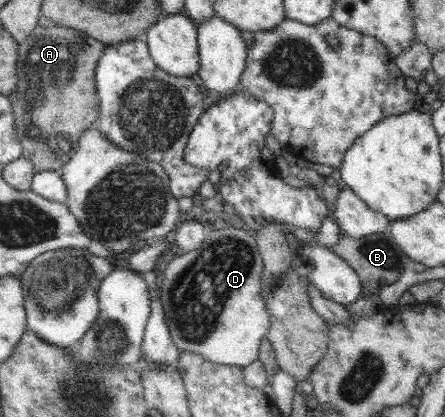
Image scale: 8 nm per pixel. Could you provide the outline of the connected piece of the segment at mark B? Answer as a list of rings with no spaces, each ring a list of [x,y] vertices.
[[[378,233],[369,234],[362,238],[354,238],[342,234],[339,243],[331,246],[332,252],[341,256],[359,274],[363,282],[363,288],[369,289],[376,295],[386,286],[390,286],[398,280],[404,267],[411,266],[412,261],[402,252],[402,249],[394,242],[392,235]]]

